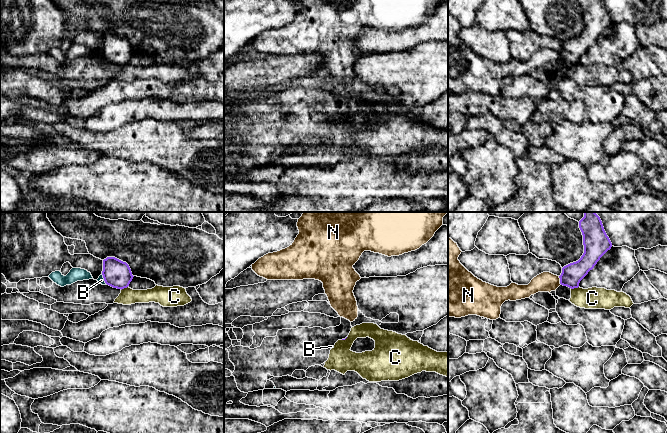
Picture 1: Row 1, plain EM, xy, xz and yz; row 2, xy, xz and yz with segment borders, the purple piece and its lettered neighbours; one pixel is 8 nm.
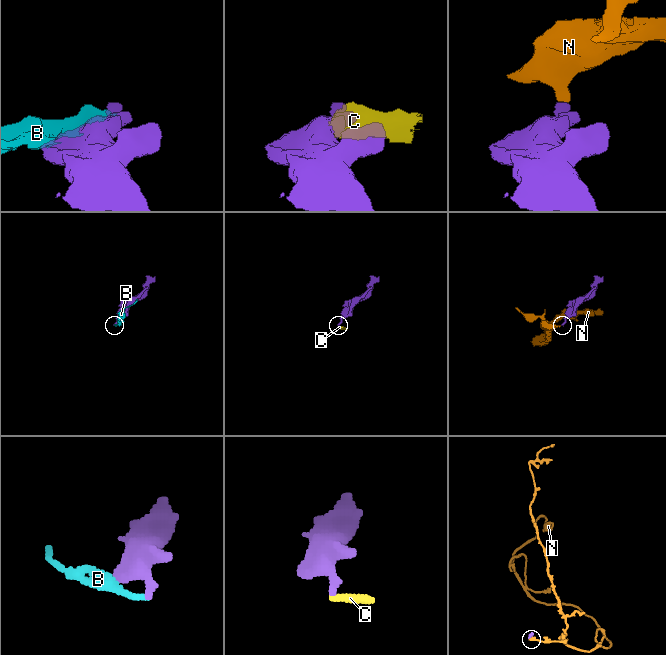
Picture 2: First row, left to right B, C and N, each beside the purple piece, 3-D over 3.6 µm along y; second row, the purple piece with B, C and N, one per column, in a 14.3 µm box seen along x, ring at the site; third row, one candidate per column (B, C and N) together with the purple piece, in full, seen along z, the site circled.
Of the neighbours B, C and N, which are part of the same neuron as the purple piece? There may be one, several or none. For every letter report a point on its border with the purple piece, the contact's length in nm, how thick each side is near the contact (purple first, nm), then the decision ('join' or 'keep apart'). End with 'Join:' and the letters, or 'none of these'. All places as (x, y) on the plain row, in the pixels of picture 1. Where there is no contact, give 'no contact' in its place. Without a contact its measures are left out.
B: meets purple in xy at (104, 55); contact 90 nm long; 220 nm thick on the purple side, 50 nm on the other; keep apart
C: meets purple in yz at (574, 63); contact 70 nm long; 170 nm thick on the purple side, 180 nm on the other; keep apart
N: meets purple in yz at (560, 56); contact 80 nm long; 170 nm thick on the purple side, 160 nm on the other; join
Join: N

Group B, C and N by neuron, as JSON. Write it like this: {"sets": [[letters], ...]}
{"sets": [["B"], ["C"], ["N"]]}

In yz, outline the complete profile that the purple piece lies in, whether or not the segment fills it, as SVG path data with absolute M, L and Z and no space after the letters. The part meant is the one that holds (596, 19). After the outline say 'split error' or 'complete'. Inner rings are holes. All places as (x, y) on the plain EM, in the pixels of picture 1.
M579 0L583 11L584 29L581 34L562 44L560 52L550 48L543 48L534 53L528 61L511 59L507 63L497 63L475 53L458 36L461 26L451 14L448 13L448 93L461 94L468 91L477 91L490 96L500 94L501 82L505 77L516 77L529 74L538 68L556 67L560 62L571 65L578 64L580 57L594 44L600 34L612 23L603 0Z; split error

